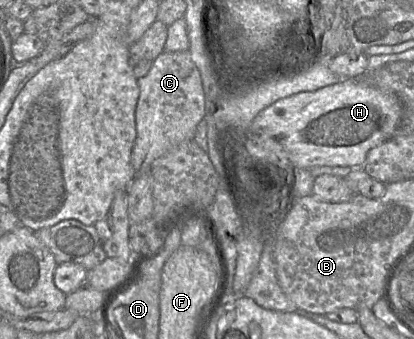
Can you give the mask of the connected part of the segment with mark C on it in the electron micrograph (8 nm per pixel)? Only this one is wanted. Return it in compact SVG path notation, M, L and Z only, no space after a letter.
M188 50L159 54L149 72L138 79L139 97L135 109L136 139L131 153L134 171L150 172L152 162L186 140L193 140L198 124L206 115L201 76Z

